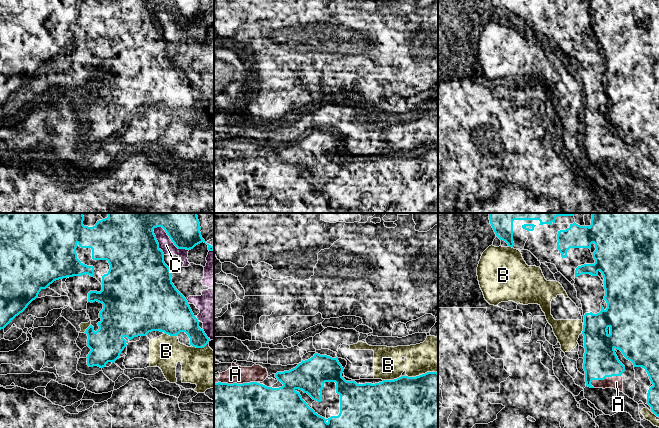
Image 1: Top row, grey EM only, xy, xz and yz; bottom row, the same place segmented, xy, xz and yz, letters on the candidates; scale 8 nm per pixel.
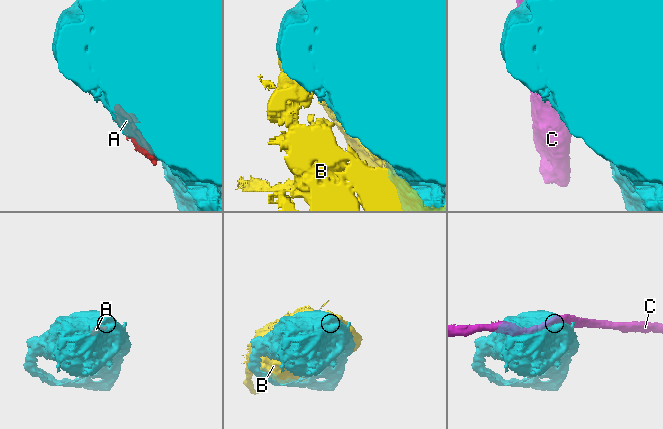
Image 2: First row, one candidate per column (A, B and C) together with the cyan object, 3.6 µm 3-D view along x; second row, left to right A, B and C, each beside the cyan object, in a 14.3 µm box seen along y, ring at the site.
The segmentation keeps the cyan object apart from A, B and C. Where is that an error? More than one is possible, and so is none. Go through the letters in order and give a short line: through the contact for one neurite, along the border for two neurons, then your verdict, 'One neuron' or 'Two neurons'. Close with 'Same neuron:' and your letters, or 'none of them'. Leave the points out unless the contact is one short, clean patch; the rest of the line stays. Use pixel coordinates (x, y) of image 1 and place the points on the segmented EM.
A: One neuron
B: Two neurons
C: Two neurons
Same neuron: A

